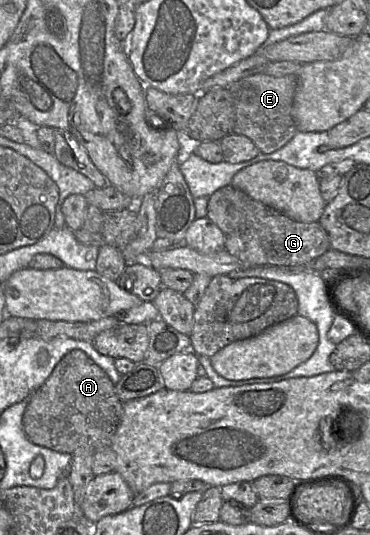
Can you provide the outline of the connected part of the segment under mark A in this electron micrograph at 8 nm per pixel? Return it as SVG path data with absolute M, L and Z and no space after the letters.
M72 350L27 400L22 418L26 438L60 453L95 453L110 446L123 413L123 402L107 373L82 350Z

